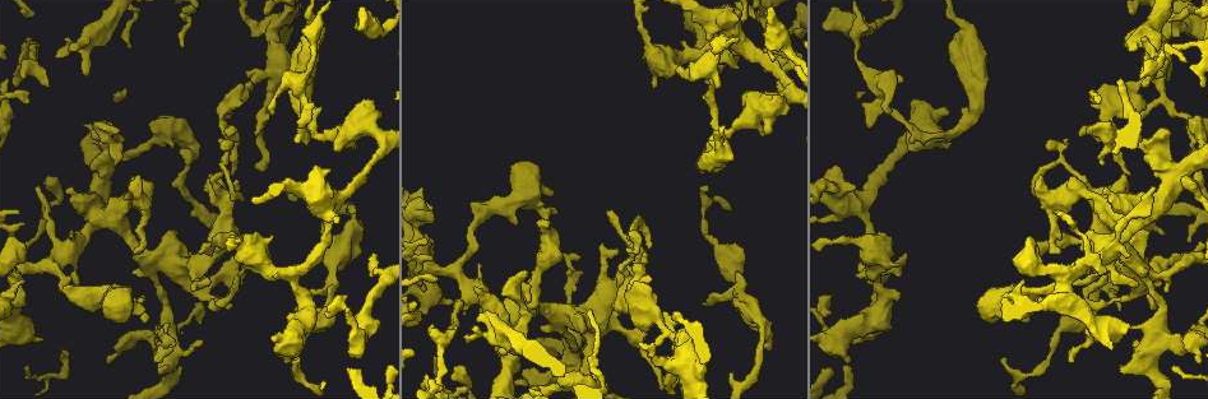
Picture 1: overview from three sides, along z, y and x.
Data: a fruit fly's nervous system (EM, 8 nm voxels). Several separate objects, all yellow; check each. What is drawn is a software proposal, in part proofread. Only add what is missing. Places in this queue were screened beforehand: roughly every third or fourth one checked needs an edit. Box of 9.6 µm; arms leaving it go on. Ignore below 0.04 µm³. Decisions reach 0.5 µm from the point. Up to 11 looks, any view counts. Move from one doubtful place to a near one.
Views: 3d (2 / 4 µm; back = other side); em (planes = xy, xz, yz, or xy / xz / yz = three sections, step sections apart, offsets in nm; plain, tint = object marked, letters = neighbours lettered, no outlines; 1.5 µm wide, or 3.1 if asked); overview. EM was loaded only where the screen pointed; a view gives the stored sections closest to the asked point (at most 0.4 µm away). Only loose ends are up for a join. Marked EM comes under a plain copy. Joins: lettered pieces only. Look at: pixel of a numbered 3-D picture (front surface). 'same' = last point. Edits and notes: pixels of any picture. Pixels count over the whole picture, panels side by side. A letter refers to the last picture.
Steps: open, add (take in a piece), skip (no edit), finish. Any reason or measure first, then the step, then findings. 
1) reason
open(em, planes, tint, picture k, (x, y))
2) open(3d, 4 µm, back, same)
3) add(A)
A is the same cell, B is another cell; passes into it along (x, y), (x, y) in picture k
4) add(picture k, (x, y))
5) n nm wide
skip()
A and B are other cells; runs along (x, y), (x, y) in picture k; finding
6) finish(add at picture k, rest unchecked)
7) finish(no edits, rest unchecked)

free end
open(3d, 4 µm, picture 1, (115, 164))

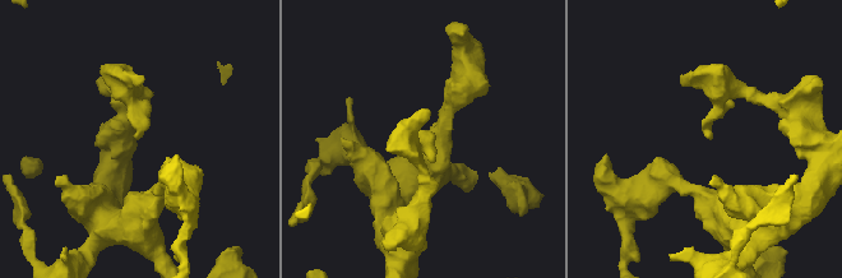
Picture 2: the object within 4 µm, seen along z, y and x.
open(em, planes, letters, picture 2, (710, 138))

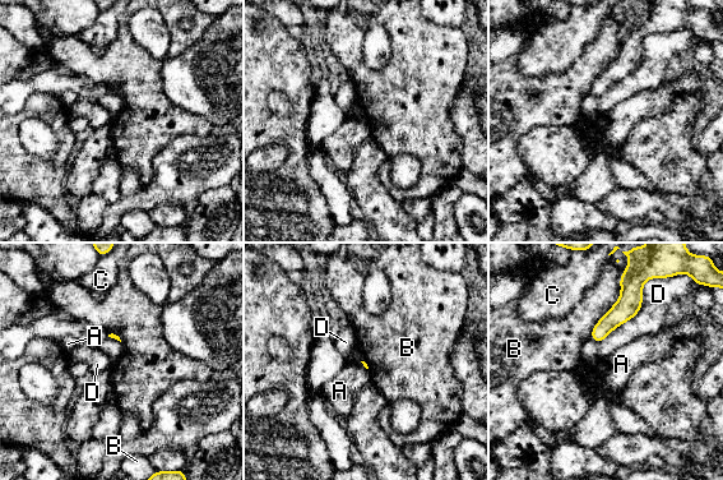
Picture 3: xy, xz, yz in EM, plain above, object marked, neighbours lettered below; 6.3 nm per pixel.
skip()
A, B, C and D are other cells; runs along (639, 295), (594, 336) in picture 3; no lettered piece goes on from it

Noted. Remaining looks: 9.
an open end
open(3d, 4 µm, back, picture 1, (293, 308))

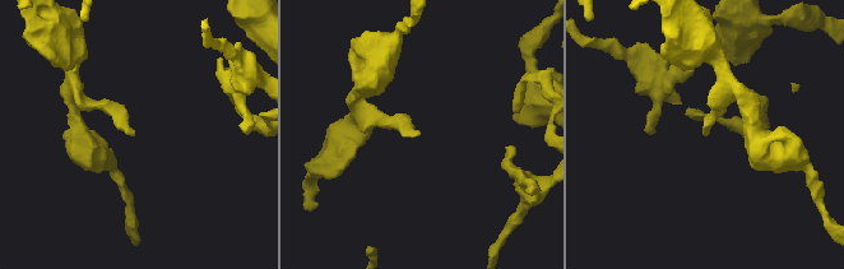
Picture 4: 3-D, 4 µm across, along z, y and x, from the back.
now the EM
open(em, planes, letters, picture 4, (703, 134))

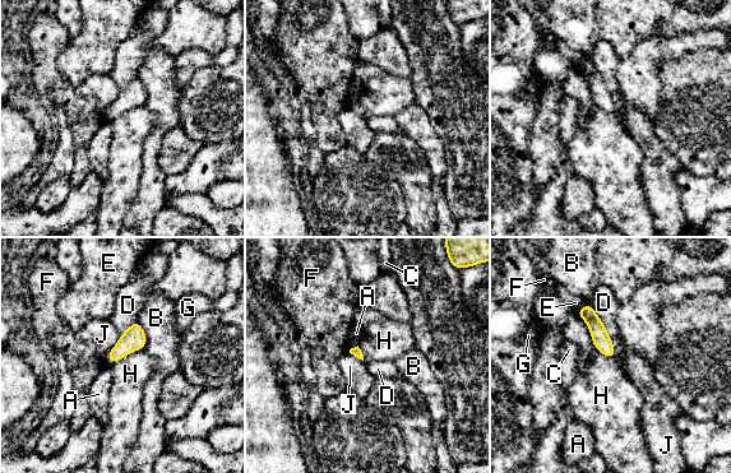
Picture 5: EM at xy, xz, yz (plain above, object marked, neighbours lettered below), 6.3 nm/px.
skip()
A, B, C, D, E, F, G, H and J are other cells; runs along (584, 309), (611, 355) in picture 5; no lettered piece goes on from it

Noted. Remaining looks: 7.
branch stops here
open(em, planes, letters, picture 1, (735, 374))

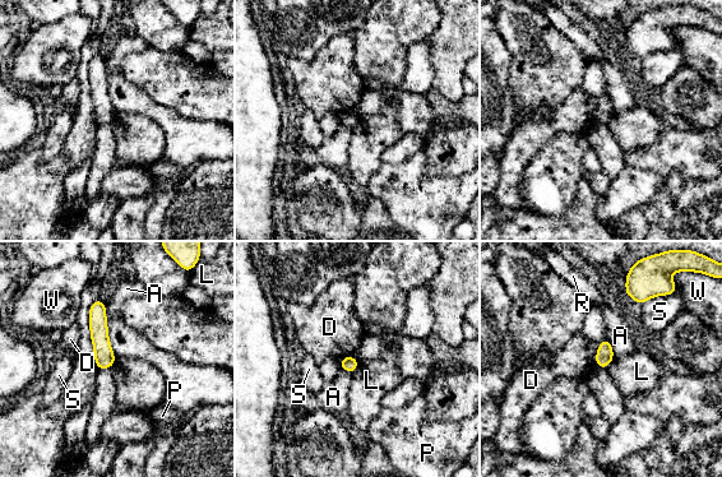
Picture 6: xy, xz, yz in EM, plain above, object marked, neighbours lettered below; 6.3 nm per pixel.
A touches over 140 nm
skip()
A, D, L, P, R, S and W are other cells; no lettered piece goes on from it

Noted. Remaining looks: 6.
branch stops here
open(3d, 4 µm, back, picture 1, (171, 232))

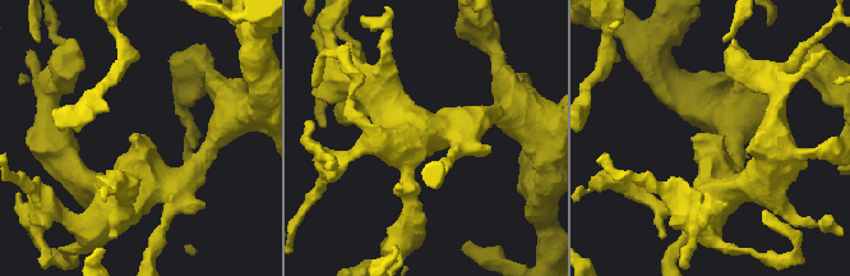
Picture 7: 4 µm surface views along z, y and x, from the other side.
need the tissue
open(em, planes, letters, picture 7, (139, 137))

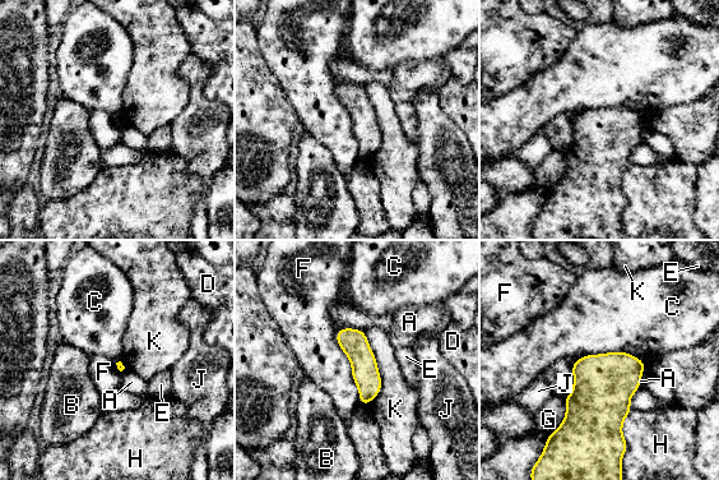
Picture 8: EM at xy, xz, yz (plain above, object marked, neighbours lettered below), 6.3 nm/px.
F touches over 500 nm
skip()
A, B, C, D, E, F, G, H, J and K are other cells; no lettered piece goes on from it

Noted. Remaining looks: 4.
an open end
open(em, xy, step 4, tint, picture 1, (200, 253))

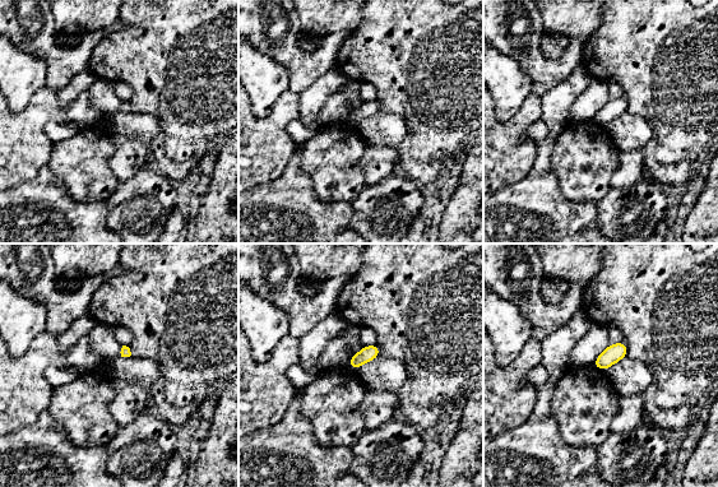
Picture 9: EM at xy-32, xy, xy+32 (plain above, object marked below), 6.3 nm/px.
cut it another way
open(em, planes, letters, same)

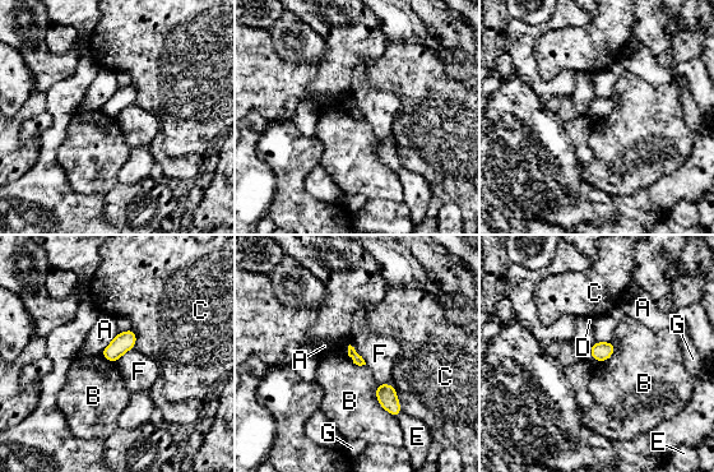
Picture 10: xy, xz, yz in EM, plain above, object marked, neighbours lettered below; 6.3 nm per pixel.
B touches over 260 nm
skip()
A, B, C, D, E, F and G are other cells; border along (376, 383), (376, 401), (397, 419) in picture 10; none of them fits

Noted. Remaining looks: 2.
finish(no edits, rest unchecked)

